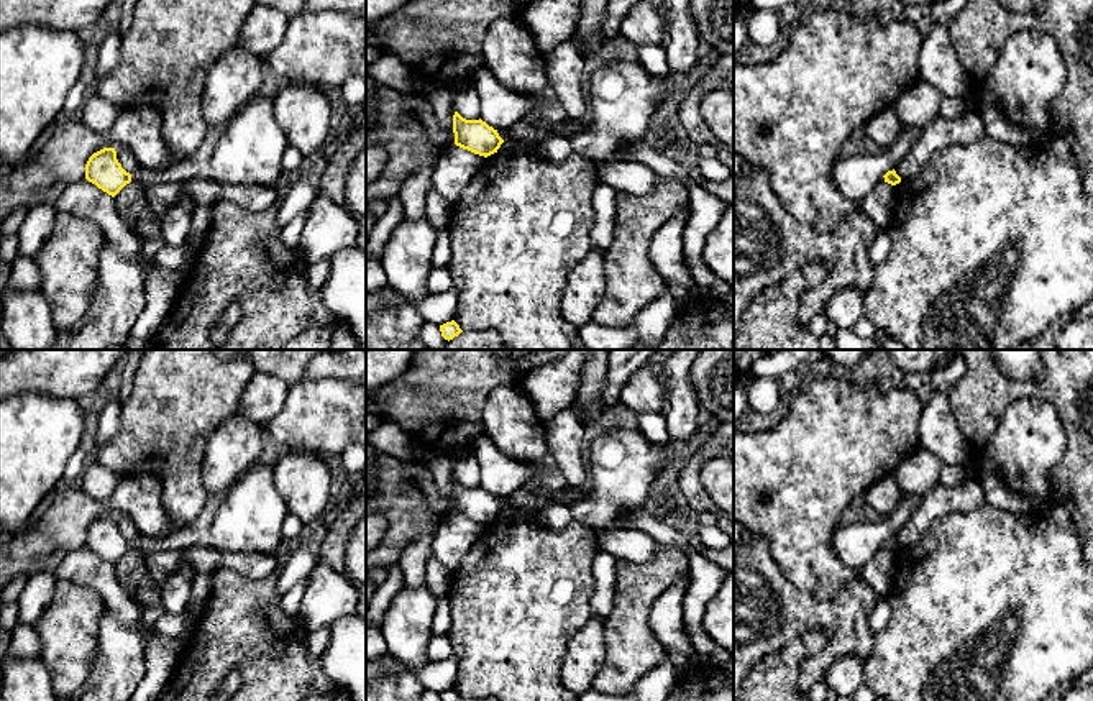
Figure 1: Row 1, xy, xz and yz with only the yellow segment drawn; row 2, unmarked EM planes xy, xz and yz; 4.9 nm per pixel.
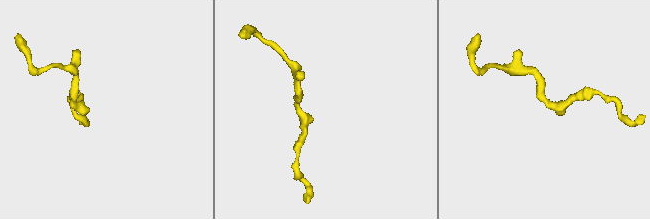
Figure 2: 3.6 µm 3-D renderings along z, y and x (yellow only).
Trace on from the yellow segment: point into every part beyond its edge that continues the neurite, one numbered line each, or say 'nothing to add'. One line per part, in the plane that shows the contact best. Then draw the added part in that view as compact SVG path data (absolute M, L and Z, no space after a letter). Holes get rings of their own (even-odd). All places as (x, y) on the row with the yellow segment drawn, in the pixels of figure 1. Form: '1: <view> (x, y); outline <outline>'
1: xz (524, 130); outline M522 120L507 130L497 130L497 133L504 141L507 141L507 140L509 141L532 140L537 144L546 138L556 136L556 133L553 133L553 131L546 131L546 130L533 126L530 123L530 120Z

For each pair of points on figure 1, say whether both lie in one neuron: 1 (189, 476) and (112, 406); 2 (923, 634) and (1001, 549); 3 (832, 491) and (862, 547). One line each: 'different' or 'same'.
1: different
2: same
3: different

